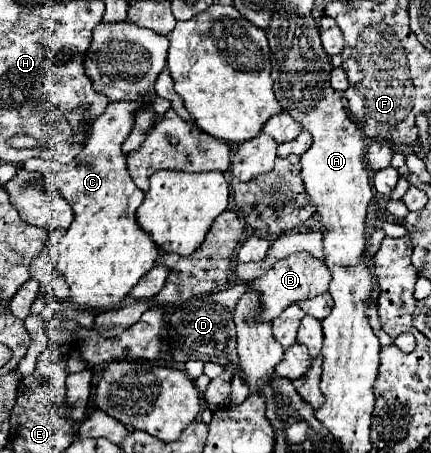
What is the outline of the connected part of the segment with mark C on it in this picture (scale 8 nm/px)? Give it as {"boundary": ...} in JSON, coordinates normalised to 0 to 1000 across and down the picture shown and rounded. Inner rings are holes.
{"boundary":[[[327,214],[323,223],[258,223],[248,232],[248,241],[216,267],[211,298],[206,298],[197,325],[160,364],[142,364],[128,355],[100,355],[95,347],[72,351],[53,364],[63,377],[100,382],[104,408],[132,417],[137,430],[146,439],[155,439],[160,453],[169,457],[174,483],[137,532],[132,598],[151,611],[151,620],[160,629],[160,664],[169,664],[188,678],[202,678],[202,682],[234,682],[234,687],[267,682],[304,647],[304,638],[318,629],[318,620],[360,585],[360,572],[369,567],[364,541],[350,532],[350,523],[341,523],[341,514],[332,514],[323,506],[323,497],[313,488],[313,470],[318,470],[323,453],[332,448],[332,422],[304,400],[304,391],[295,382],[295,364],[290,364],[290,342],[281,338],[281,320],[309,285],[318,241],[327,245],[346,223],[350,223],[350,214]]]}

